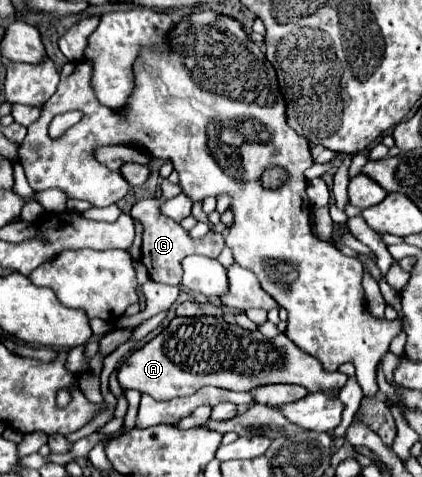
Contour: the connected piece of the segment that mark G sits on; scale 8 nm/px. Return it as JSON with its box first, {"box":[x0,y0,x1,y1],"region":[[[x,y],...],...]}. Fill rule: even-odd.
{"box":[131,178,225,285],"region":[[[167,178],[163,179],[161,183],[161,196],[158,199],[143,199],[143,201],[137,201],[131,209],[131,217],[133,219],[139,219],[145,227],[143,231],[143,247],[141,247],[141,261],[143,265],[147,267],[149,271],[149,277],[157,283],[163,283],[163,285],[179,285],[181,283],[181,259],[187,257],[187,255],[207,255],[207,257],[219,257],[225,241],[223,241],[223,235],[221,233],[215,233],[215,231],[209,231],[203,239],[191,239],[189,233],[179,225],[175,223],[173,219],[165,217],[159,213],[159,202],[163,203],[182,192],[178,184],[172,184]]]}

